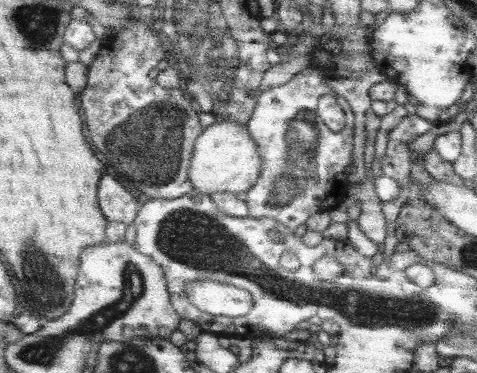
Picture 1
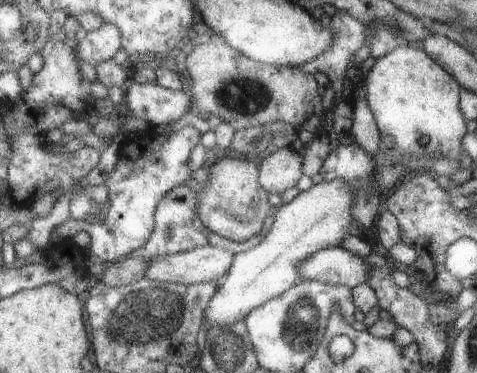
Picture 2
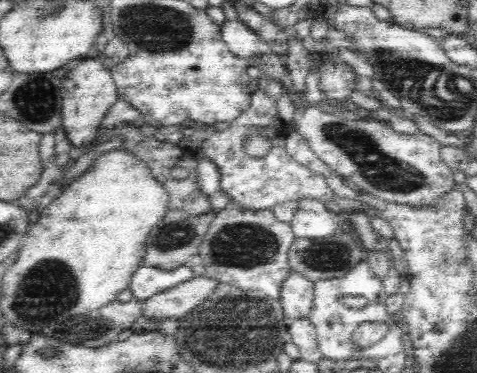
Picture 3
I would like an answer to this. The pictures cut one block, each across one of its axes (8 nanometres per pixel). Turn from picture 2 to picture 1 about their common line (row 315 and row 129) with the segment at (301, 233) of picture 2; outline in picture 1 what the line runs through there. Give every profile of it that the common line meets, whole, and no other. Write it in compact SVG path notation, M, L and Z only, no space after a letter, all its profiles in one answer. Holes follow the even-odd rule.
M223 120L209 126L195 146L195 158L191 162L191 184L195 192L215 196L215 194L233 194L251 190L263 170L263 156L259 156L259 144L251 140L251 134L245 124L235 120Z

